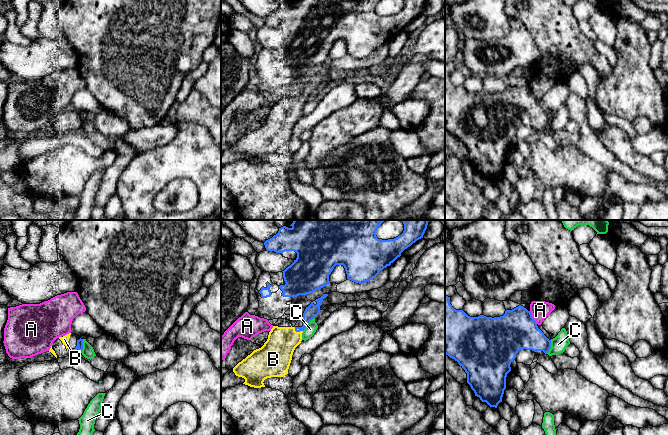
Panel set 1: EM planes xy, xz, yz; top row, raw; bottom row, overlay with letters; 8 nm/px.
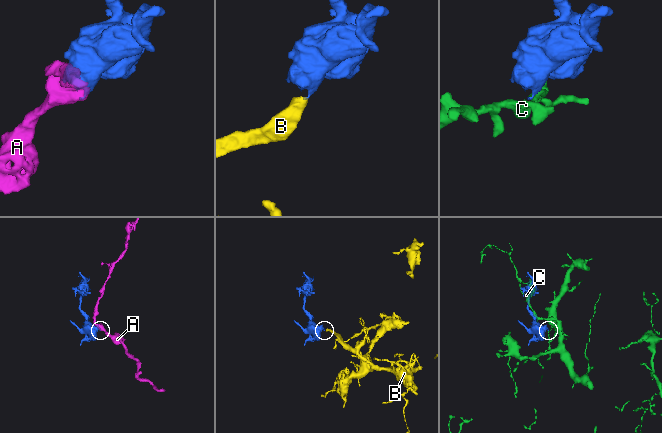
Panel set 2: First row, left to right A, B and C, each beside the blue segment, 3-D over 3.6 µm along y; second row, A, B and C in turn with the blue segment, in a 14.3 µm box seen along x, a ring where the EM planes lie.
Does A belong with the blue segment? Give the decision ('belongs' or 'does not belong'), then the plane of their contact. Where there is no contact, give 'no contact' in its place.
does not belong; contact in yz

